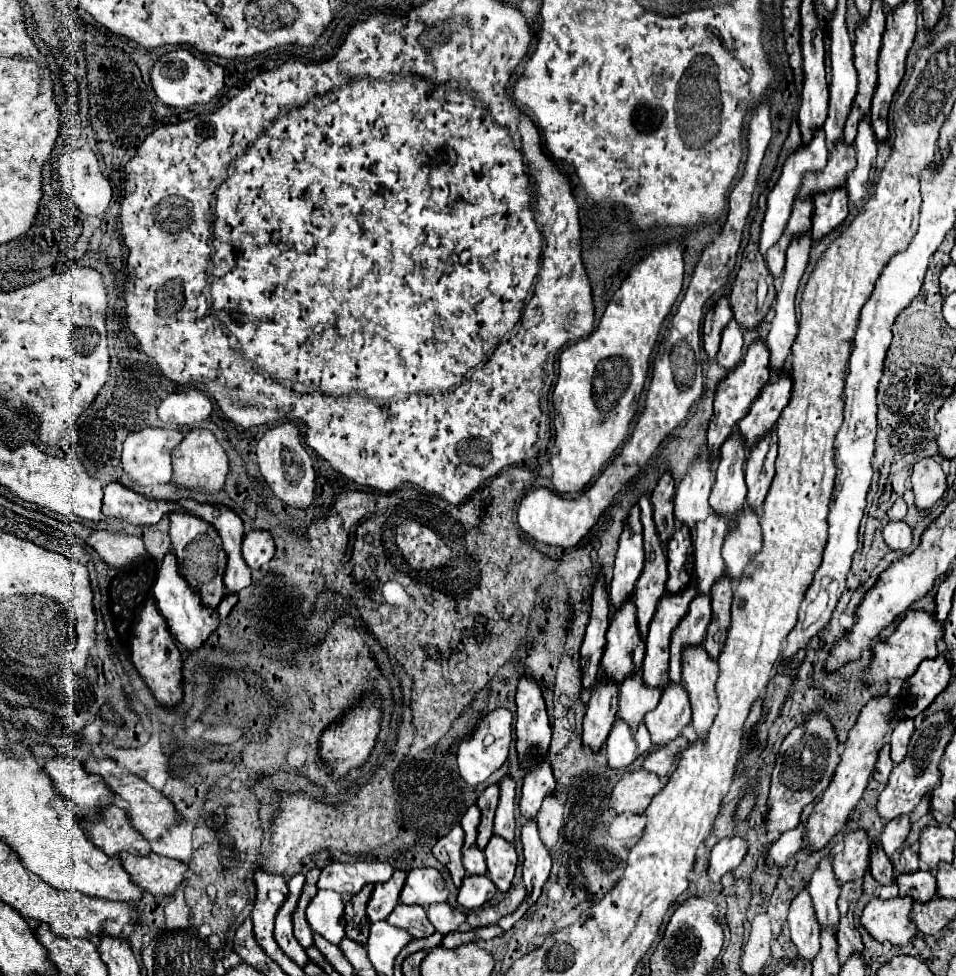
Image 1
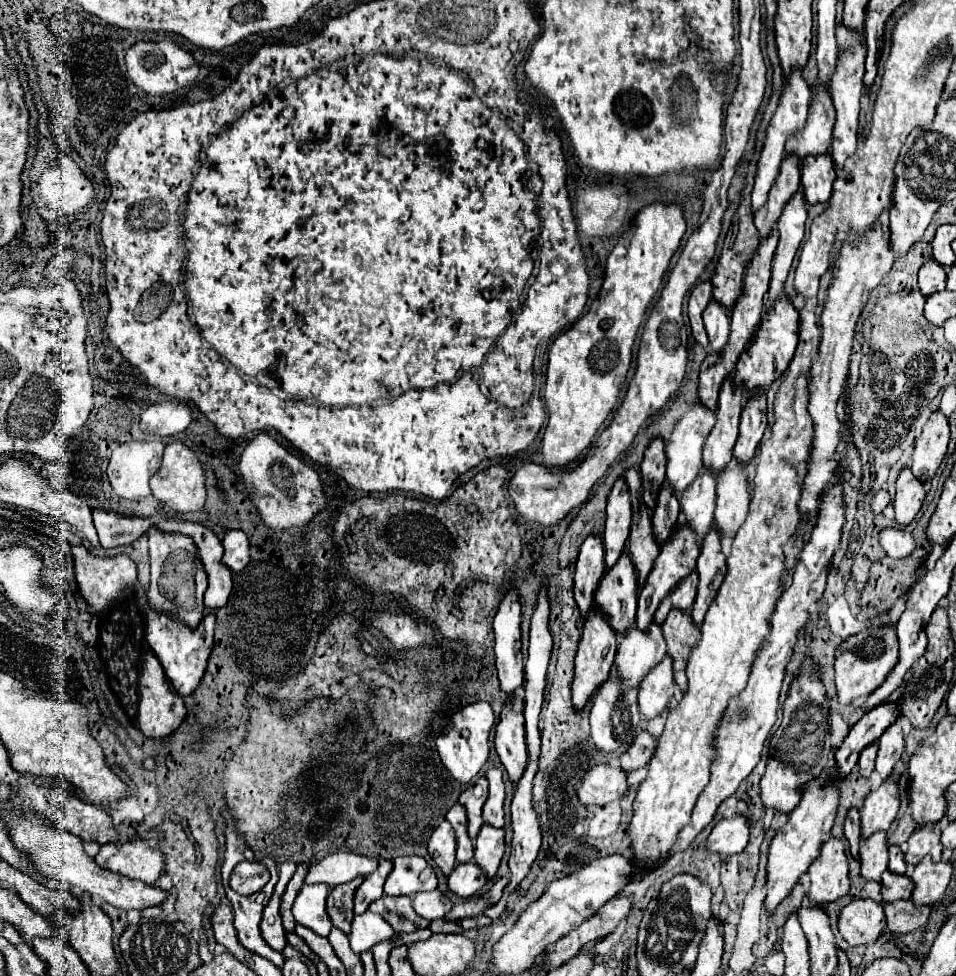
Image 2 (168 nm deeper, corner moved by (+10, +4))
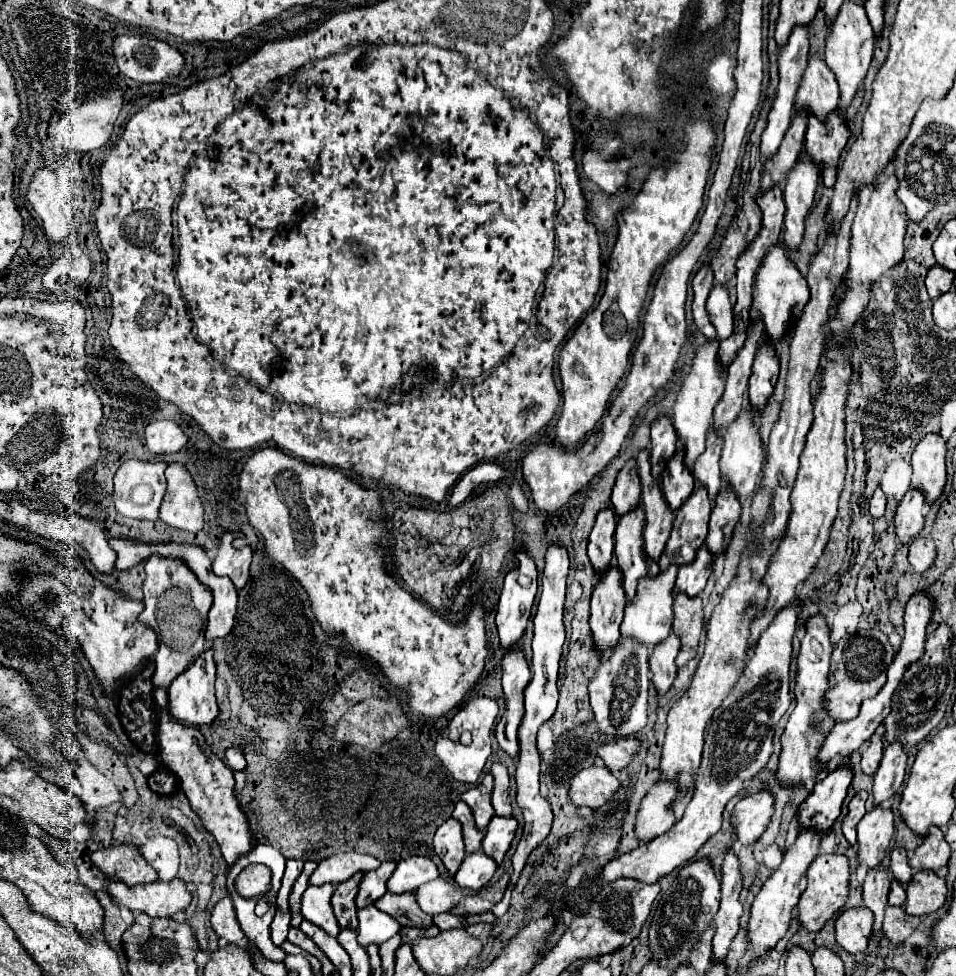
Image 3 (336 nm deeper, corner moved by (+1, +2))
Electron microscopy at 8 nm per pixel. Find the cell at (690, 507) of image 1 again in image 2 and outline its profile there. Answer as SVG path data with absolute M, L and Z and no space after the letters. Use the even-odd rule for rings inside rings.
M695 402L695 406L679 418L679 422L673 428L673 434L667 442L667 482L675 490L675 494L683 494L683 490L697 478L703 462L701 462L701 448L705 444L705 438L709 430L715 424L715 412L705 408L701 402Z

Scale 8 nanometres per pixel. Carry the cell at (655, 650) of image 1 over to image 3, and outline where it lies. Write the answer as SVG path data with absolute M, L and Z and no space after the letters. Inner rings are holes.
M696 488L690 498L676 510L676 520L672 526L672 534L668 544L658 560L660 572L668 570L668 566L686 566L696 558L698 548L702 548L704 538L708 534L712 506L706 496L706 488Z

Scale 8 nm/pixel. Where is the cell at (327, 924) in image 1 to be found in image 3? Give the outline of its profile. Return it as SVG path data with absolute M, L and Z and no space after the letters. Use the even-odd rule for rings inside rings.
M332 884L308 886L302 896L302 916L306 920L310 920L312 924L320 926L330 936L338 936L340 926L338 926L338 920L332 912L332 906L330 906L332 894L334 894Z

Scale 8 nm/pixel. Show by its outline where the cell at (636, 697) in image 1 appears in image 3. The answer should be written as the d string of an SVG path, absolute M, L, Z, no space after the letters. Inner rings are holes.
M668 568L666 572L660 572L654 580L642 580L642 592L638 592L638 600L634 604L626 606L624 620L620 626L620 632L624 638L634 638L640 644L654 648L662 640L666 640L672 632L672 586L676 580L678 568Z

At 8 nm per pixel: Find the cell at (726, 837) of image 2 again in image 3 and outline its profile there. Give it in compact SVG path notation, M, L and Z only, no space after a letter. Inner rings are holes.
M770 792L746 796L736 804L732 814L732 830L742 846L752 846L762 836L774 812L772 804L774 798Z

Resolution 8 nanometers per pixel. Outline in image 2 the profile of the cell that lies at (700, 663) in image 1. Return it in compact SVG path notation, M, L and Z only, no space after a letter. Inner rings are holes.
M671 610L665 622L661 624L665 640L667 640L667 654L673 658L673 674L675 682L679 684L681 692L687 690L687 676L685 664L689 658L691 648L699 640L699 626L695 626L691 612L687 610Z

